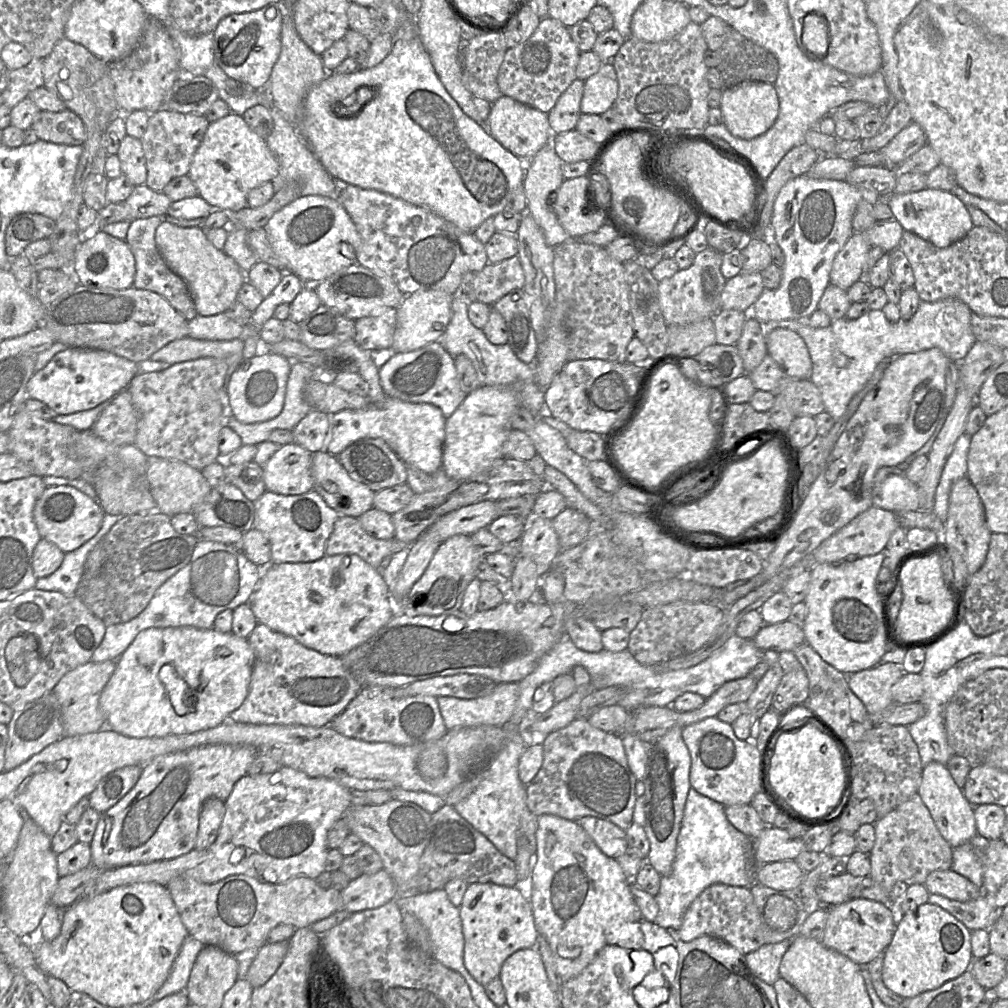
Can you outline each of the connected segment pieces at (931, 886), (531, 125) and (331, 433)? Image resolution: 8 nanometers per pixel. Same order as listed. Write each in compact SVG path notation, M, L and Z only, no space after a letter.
M951 869L931 872L924 886L930 894L939 894L960 902L976 899L982 894L982 888Z
M504 95L492 103L485 126L493 138L522 160L531 160L552 138L546 113Z
M386 396L382 403L370 403L360 410L342 410L330 415L325 451L337 456L353 442L363 438L381 438L406 464L431 475L442 467L445 441L442 411L429 403L411 403Z

